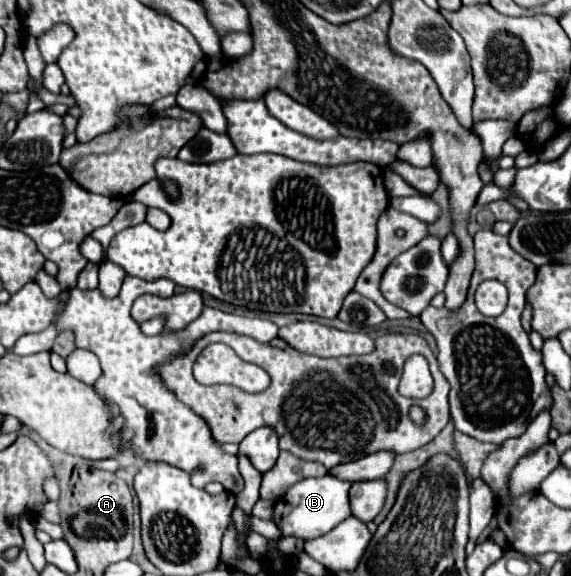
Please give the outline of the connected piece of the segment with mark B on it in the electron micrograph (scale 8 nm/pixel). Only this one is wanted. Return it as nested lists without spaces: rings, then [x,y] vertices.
[[[333,475],[317,477],[317,479],[303,479],[291,487],[275,505],[273,521],[283,531],[283,535],[295,535],[303,539],[315,539],[337,527],[343,519],[351,517],[351,503],[349,503],[349,489],[351,483],[337,479]]]

